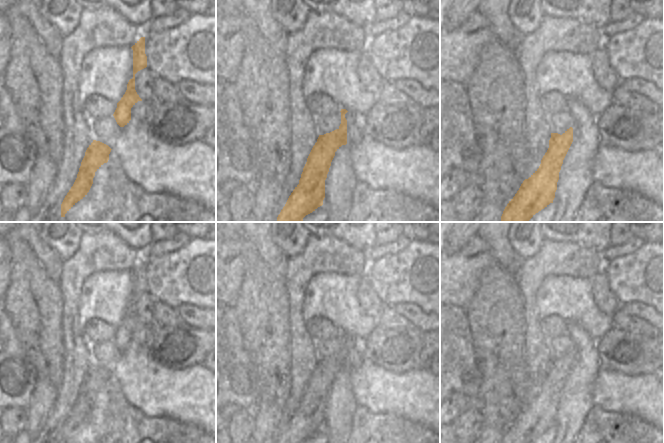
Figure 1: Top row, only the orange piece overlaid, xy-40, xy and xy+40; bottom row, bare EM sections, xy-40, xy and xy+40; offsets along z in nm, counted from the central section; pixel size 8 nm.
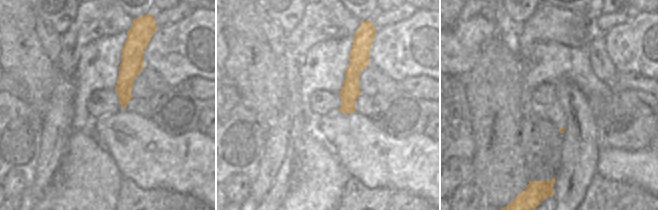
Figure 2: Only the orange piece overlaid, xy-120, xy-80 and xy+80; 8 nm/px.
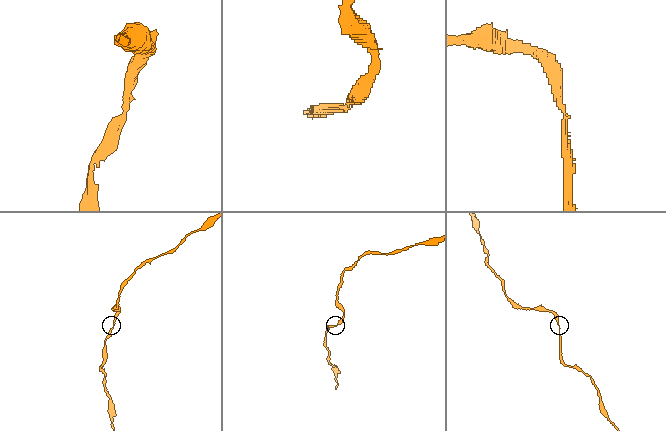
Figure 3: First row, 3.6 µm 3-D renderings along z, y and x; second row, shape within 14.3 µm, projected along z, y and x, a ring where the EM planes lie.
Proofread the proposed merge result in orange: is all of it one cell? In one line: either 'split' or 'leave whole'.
leave whole

